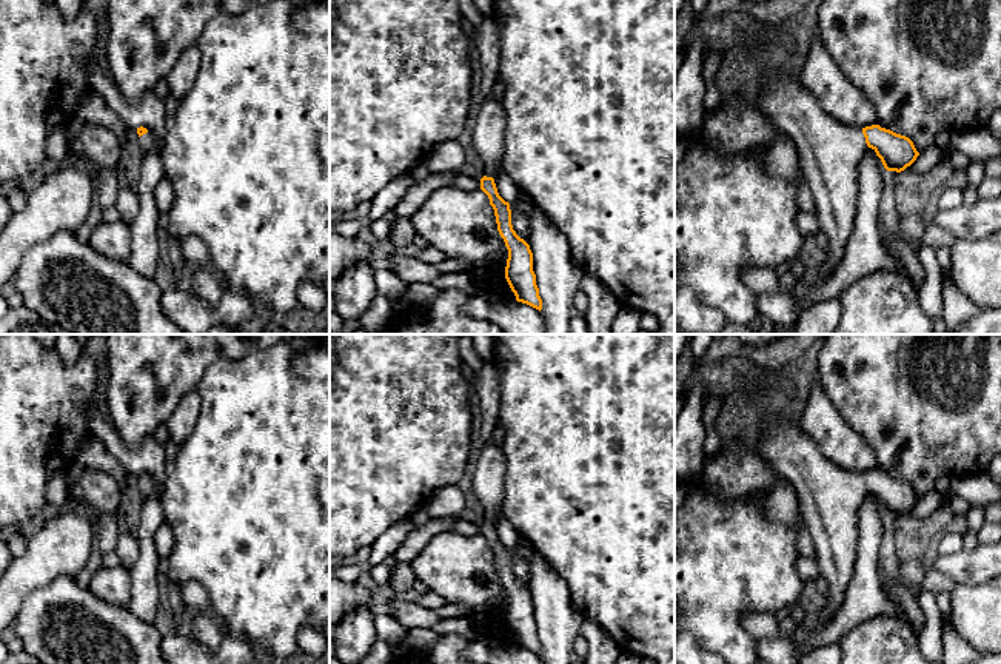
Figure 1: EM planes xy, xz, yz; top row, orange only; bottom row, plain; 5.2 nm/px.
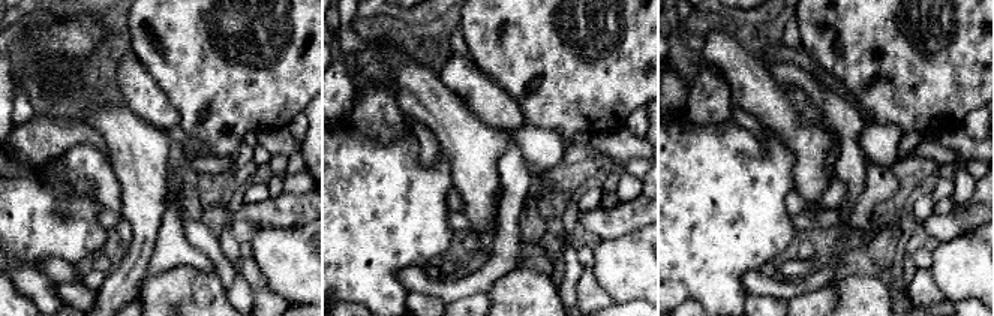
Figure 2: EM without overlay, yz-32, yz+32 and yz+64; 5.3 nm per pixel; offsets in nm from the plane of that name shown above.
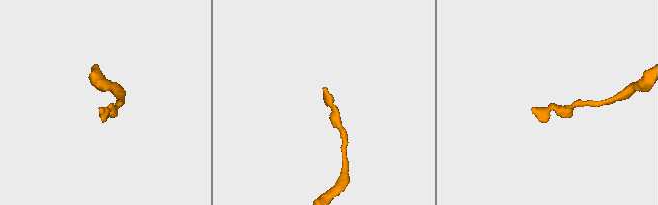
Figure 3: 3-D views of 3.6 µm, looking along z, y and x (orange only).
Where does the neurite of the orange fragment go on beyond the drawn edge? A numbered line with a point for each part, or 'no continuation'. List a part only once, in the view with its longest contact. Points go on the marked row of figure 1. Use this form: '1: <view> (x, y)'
1: yz (829, 151)

